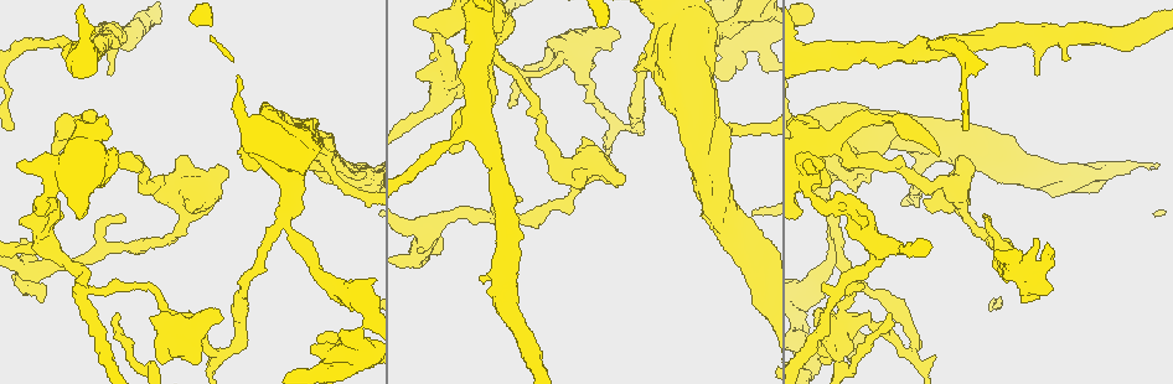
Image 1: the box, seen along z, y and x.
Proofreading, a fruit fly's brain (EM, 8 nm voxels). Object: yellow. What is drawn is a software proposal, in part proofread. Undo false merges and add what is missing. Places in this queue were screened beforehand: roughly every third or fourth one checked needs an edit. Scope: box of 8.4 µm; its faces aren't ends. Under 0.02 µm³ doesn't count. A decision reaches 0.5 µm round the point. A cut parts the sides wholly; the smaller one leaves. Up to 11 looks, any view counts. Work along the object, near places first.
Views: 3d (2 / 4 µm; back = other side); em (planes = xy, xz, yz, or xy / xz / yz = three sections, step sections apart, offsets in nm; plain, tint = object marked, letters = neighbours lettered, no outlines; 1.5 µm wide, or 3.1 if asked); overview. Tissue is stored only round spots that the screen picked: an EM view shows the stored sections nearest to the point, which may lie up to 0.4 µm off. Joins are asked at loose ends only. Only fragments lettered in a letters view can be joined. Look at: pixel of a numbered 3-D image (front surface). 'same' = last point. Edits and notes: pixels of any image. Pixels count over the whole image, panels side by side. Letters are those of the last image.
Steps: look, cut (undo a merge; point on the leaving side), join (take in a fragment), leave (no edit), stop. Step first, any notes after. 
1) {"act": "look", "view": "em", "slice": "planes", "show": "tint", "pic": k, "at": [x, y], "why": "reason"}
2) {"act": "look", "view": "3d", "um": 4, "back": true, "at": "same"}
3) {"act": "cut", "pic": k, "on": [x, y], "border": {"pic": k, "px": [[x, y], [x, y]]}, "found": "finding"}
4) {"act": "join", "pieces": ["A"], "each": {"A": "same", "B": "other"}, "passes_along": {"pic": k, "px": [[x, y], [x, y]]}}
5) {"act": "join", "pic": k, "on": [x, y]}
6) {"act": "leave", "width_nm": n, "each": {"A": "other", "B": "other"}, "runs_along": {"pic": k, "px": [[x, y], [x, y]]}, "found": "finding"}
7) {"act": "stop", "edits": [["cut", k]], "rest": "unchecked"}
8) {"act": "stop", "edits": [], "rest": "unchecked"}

{"act": "look", "view": "3d", "um": 2, "back": true, "pic": 1, "at": [620, 37], "why": "thick end"}

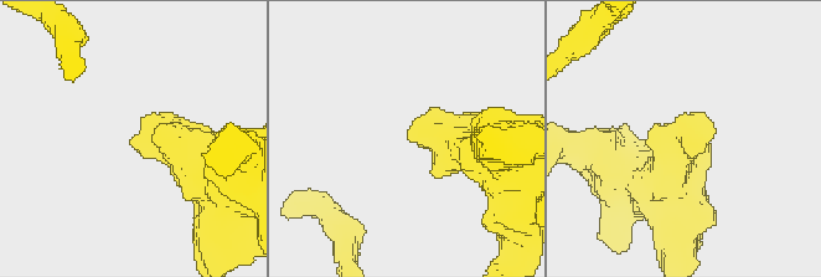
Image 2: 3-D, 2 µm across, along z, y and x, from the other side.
{"act": "look", "view": "em", "slice": "planes", "show": "letters", "pic": 2, "at": [134, 144], "why": "need the tissue"}

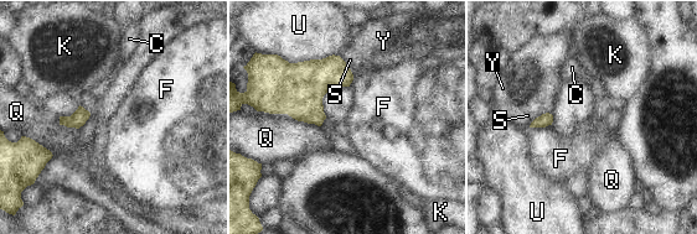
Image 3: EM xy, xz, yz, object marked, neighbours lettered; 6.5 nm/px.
{"act": "leave", "each": {"C": "other", "F": "other", "K": "other", "Q": "other", "S": "other", "U": "other", "Y": "other"}, "border": {"pic": 3, "px": [[551, 124], [530, 128]]}, "found": "no lettered fragment goes on from it"}

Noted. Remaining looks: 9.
{"act": "look", "view": "3d", "um": 2, "pic": 1, "at": [312, 346], "why": "thick end"}

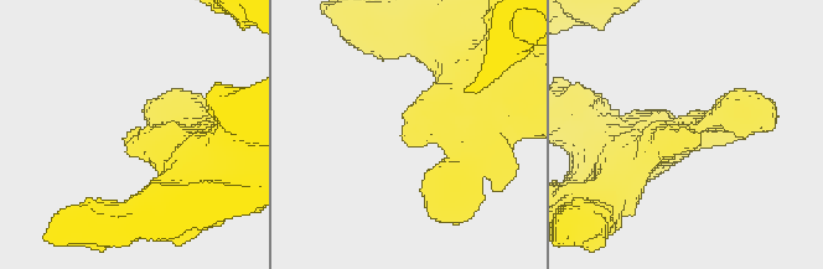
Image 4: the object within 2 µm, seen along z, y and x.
{"act": "look", "view": "em", "slice": "xy", "step": 8, "show": "tint", "pic": 4, "at": [410, 147]}

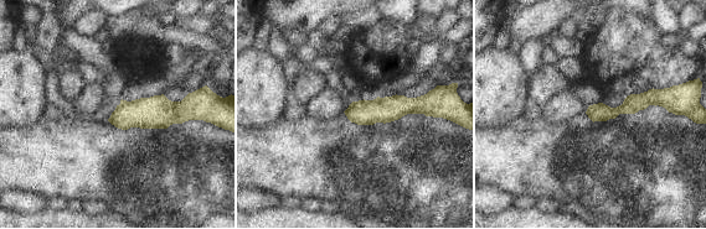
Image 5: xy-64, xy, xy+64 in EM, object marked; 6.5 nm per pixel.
{"act": "look", "view": "em", "slice": "planes", "show": "letters", "at": "same", "why": "cut it another way"}

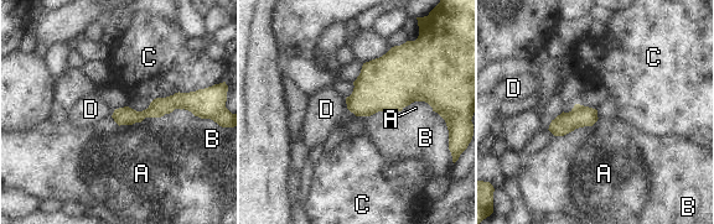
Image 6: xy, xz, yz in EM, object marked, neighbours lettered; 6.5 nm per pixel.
{"act": "leave", "each": {"A": "other", "B": "other", "C": "other", "D": "other"}, "runs_along": {"pic": 6, "px": [[193, 108], [115, 115]]}, "found": "no lettered fragment goes on from it"}

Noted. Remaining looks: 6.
{"act": "look", "view": "3d", "um": 2, "pic": 1, "at": [839, 291], "why": "abrupt turn"}

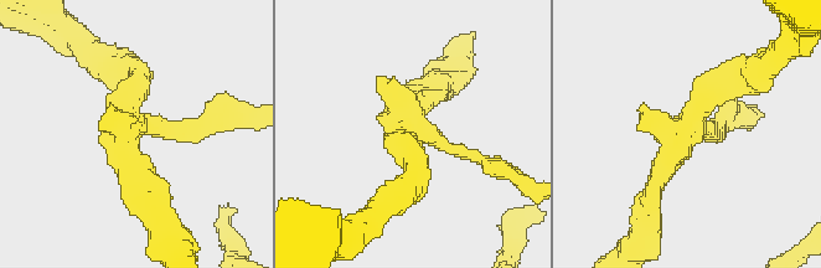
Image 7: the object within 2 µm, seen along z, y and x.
{"act": "look", "view": "em", "slice": "planes", "show": "plain", "pic": 7, "at": [695, 125], "arms": 3, "why": "now the EM"}

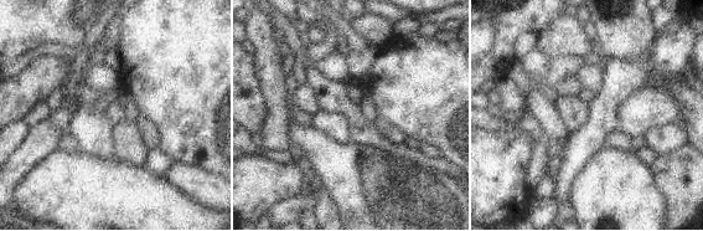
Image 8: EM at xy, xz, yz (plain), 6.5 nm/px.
{"act": "look", "view": "em", "slice": "planes", "show": "letters", "at": "same", "why": "what lies round it"}

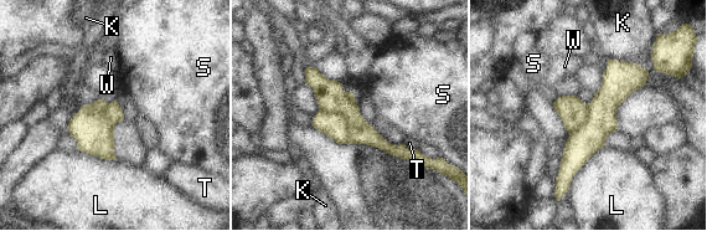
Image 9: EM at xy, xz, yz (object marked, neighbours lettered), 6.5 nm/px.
{"act": "cut", "pic": 9, "on": [334, 124], "each": {"K": "other", "L": "other", "S": "other", "T": "other", "W": "other"}, "border": {"pic": 9, "px": [[319, 109], [346, 118], [350, 142]]}, "found": "two cells meet here"}

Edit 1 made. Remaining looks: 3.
{"act": "stop", "edits": [["cut", 9]], "rest": "unchecked"}

